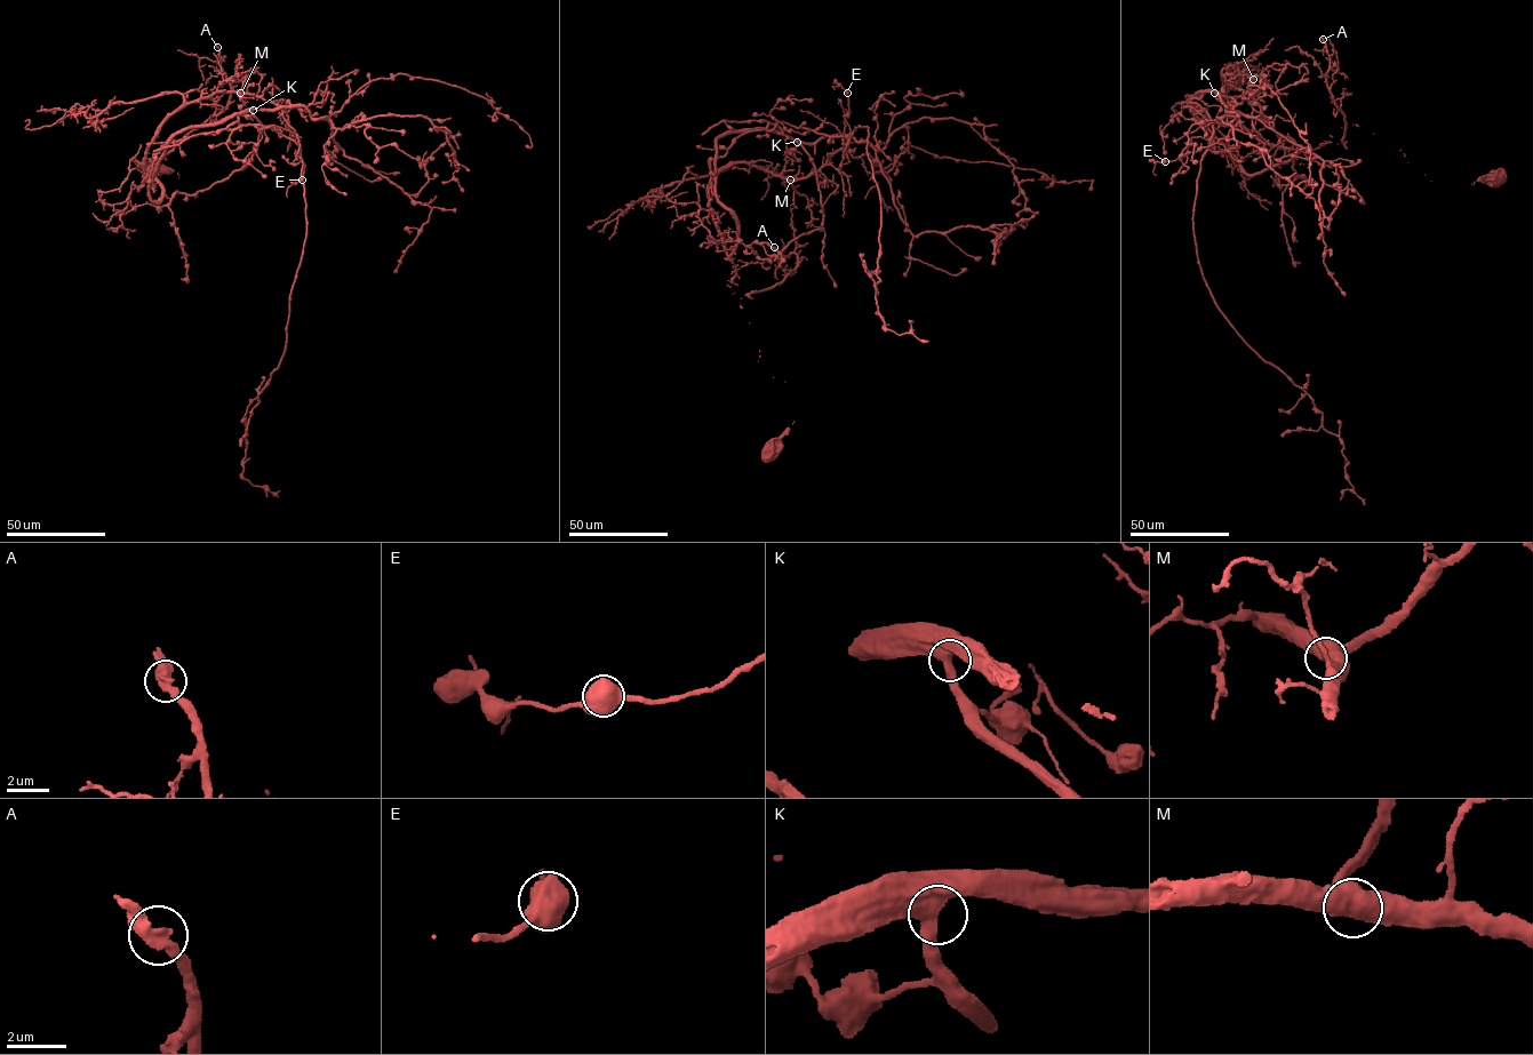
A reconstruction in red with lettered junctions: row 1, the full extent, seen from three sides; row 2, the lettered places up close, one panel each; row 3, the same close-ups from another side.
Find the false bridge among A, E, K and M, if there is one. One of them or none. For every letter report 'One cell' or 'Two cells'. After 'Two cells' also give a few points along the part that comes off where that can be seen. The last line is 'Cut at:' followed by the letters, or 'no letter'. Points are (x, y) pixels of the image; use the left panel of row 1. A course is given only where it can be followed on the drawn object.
A: One cell
E: One cell
K: One cell
M: One cell
Cut at: no letter

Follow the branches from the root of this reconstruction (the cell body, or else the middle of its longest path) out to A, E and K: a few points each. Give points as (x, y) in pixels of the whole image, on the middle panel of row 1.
A: (771, 449), (788, 428), (785, 382), (758, 361), (741, 305), (797, 264), (795, 254), (774, 247)
E: (771, 449), (785, 382), (741, 305), (811, 210), (728, 164), (728, 256), (715, 144), (846, 137), (847, 93)
K: (771, 449), (785, 382), (741, 305), (811, 210), (743, 162), (708, 193), (729, 256), (716, 140), (797, 142)

